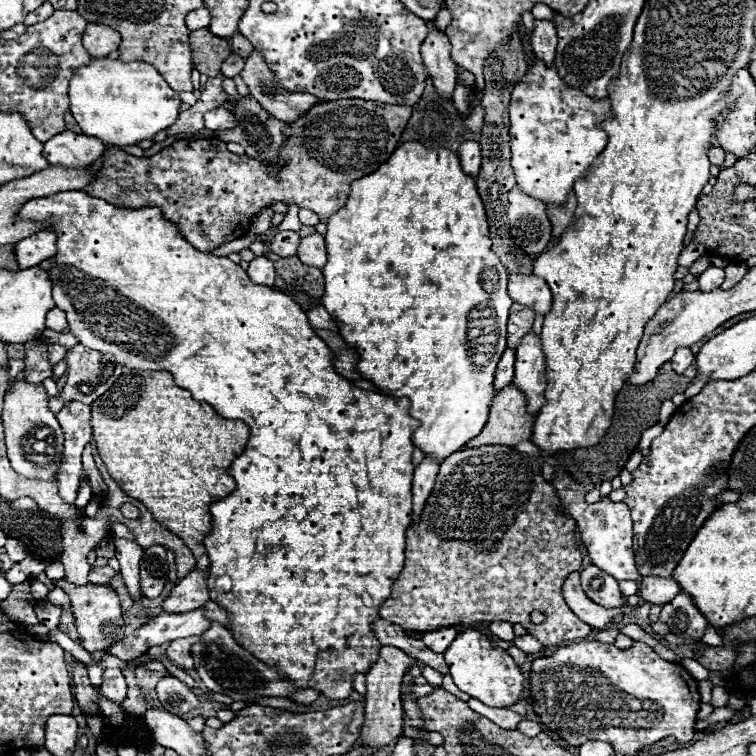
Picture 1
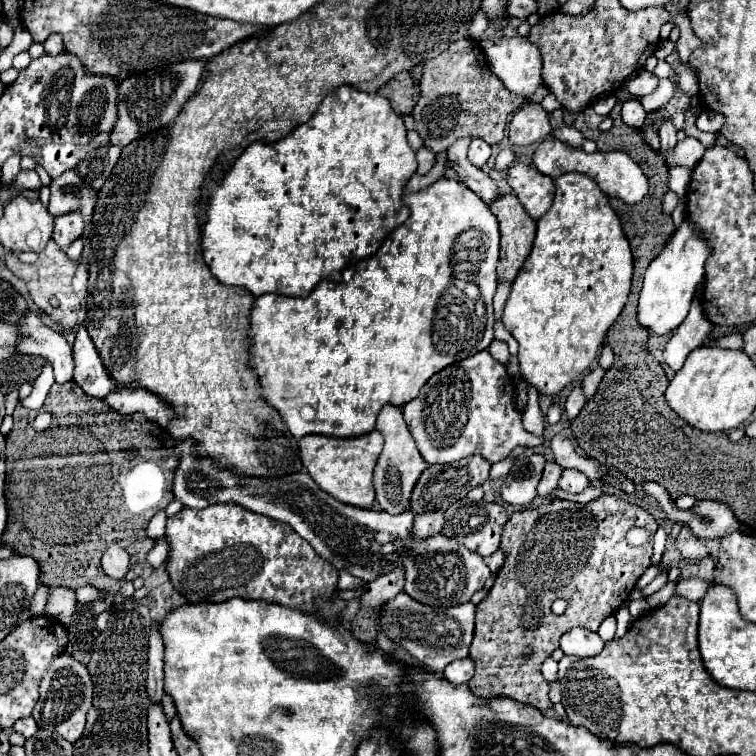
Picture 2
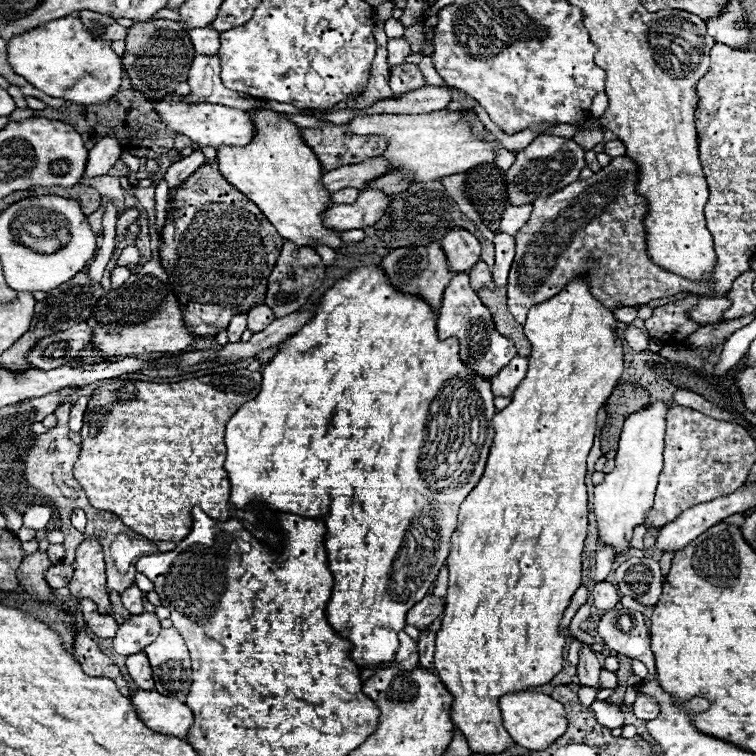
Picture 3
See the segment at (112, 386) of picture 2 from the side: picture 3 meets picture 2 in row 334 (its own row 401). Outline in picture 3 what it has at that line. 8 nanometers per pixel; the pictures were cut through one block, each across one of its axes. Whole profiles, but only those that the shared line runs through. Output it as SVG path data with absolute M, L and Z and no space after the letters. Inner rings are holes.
M80 396L76 400L76 404L72 406L72 410L70 410L70 430L72 432L78 432L82 428L82 418L84 418L88 400L90 400L90 396Z

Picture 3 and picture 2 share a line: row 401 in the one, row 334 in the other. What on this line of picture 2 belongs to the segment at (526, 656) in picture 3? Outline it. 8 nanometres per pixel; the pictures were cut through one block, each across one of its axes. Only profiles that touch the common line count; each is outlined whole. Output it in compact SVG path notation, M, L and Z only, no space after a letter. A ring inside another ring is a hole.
M578 172L562 174L554 184L556 194L552 208L538 220L532 252L512 284L510 300L502 316L506 330L520 344L518 360L524 380L542 394L558 394L564 386L586 374L606 340L608 328L620 316L632 284L630 244L606 194L600 192L592 178Z

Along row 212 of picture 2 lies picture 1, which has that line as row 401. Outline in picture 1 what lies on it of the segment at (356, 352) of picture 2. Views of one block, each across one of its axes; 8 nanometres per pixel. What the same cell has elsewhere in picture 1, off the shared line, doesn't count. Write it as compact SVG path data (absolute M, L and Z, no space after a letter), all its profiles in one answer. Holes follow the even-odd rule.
M420 142L402 144L400 148L394 150L390 160L384 162L384 166L352 182L352 192L348 196L346 206L342 206L336 214L332 214L332 218L328 218L328 230L326 230L328 266L324 266L322 270L326 282L322 304L328 310L328 314L336 320L340 336L348 342L348 346L354 346L358 354L358 372L382 392L396 398L406 396L410 400L410 416L422 422L420 428L414 430L412 442L416 448L424 452L426 458L436 458L438 462L444 462L444 458L462 450L476 434L480 434L488 418L492 400L496 396L496 390L492 390L492 378L500 354L506 350L506 320L512 306L512 298L508 296L506 290L508 272L504 270L500 258L496 258L496 254L490 250L492 242L488 234L490 232L488 232L486 212L478 196L476 182L472 176L466 176L462 172L458 156L452 154L450 150L428 150Z

